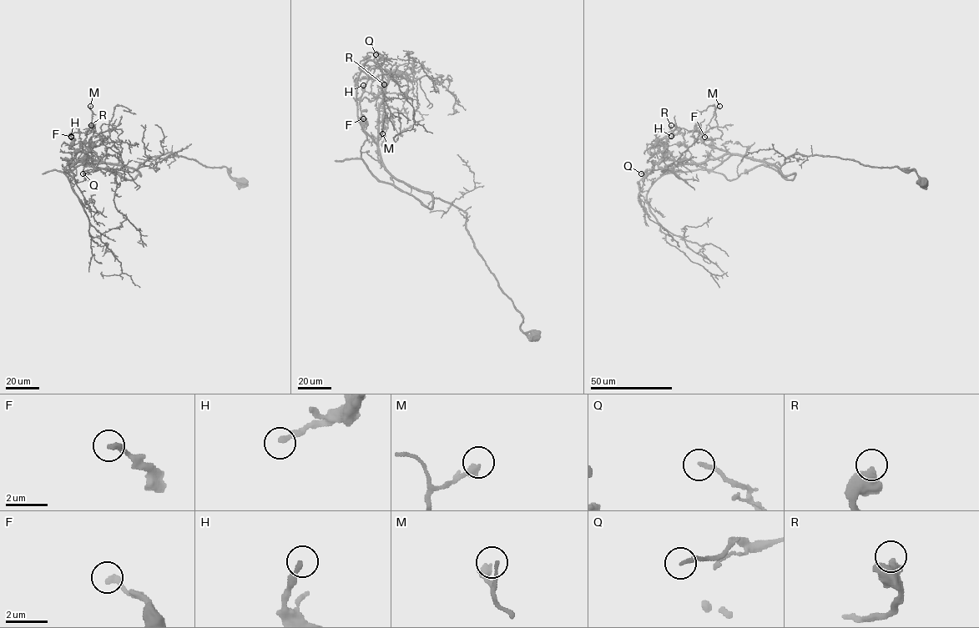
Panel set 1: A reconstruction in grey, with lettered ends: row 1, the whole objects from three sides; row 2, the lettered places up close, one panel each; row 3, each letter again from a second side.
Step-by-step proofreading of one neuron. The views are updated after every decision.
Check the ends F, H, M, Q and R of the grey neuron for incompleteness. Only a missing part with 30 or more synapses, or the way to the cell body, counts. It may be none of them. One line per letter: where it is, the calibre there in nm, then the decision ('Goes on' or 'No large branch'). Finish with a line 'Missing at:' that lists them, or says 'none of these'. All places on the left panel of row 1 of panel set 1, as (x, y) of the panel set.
F: Place: (71, 137). Thickness 280 nm. No large branch
H: Place: (71, 136). Thickness 260 nm. No large branch
M: Place: (90, 106). Thickness 360 nm. No large branch
Q: Place: (83, 173). Thickness 190 nm. No large branch
R: Place: (91, 125). Thickness 550 nm. No large branch
Missing at: none of these

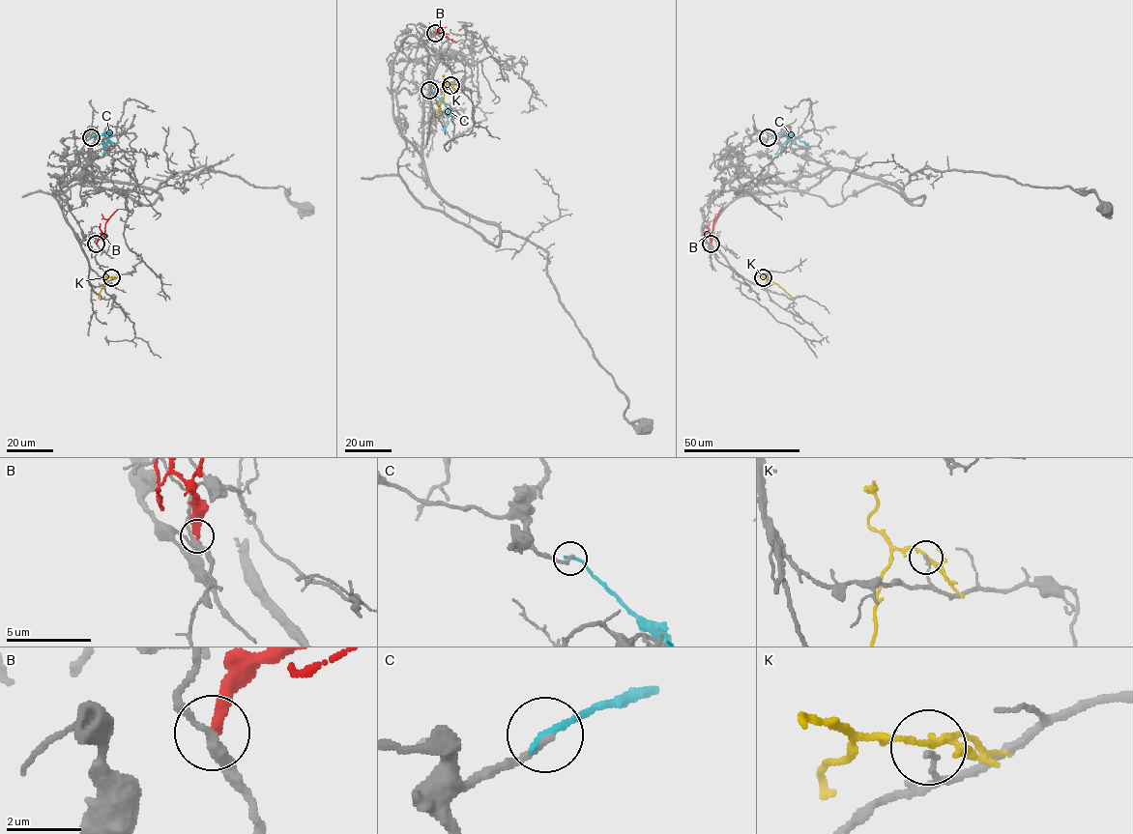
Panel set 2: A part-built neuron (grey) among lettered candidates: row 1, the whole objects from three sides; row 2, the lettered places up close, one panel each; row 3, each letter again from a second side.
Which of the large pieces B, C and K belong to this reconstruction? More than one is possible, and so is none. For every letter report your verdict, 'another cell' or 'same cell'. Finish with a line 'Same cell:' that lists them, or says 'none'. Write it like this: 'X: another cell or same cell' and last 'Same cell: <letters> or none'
B: another cell
C: another cell
K: another cell
Same cell: none

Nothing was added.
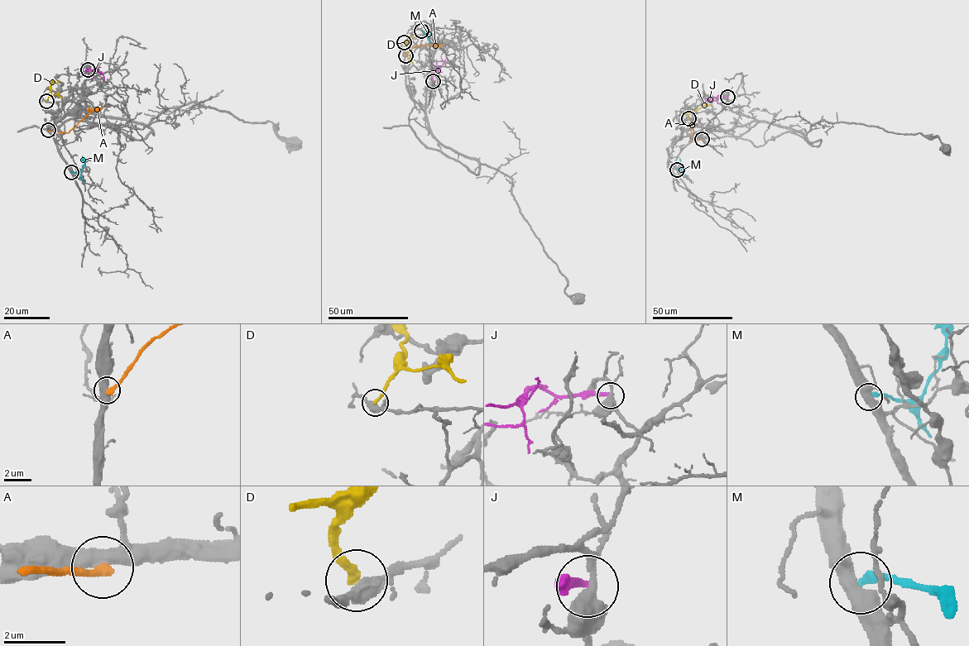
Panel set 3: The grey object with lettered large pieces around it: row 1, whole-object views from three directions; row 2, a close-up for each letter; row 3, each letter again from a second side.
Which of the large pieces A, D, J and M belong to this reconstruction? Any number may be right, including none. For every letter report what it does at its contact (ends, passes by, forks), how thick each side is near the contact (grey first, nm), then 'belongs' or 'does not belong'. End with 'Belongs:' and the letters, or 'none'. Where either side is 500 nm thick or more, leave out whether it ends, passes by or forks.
A: it ends; calibres 400 and 320 nm; does not belong
D: it ends; calibres 320 and 240 nm; does not belong
J: it ends; calibres 360 and 240 nm; does not belong
M: it ends; calibres 440 and 200 nm; does not belong
Belongs: none

